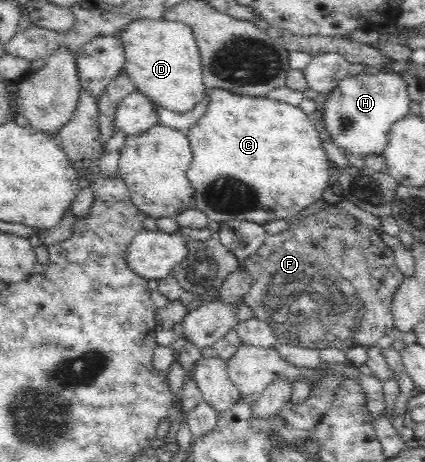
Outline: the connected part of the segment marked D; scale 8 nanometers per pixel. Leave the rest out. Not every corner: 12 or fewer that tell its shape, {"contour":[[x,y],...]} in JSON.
{"contour":[[181,21],[120,32],[126,73],[156,105],[206,102],[198,42]]}

